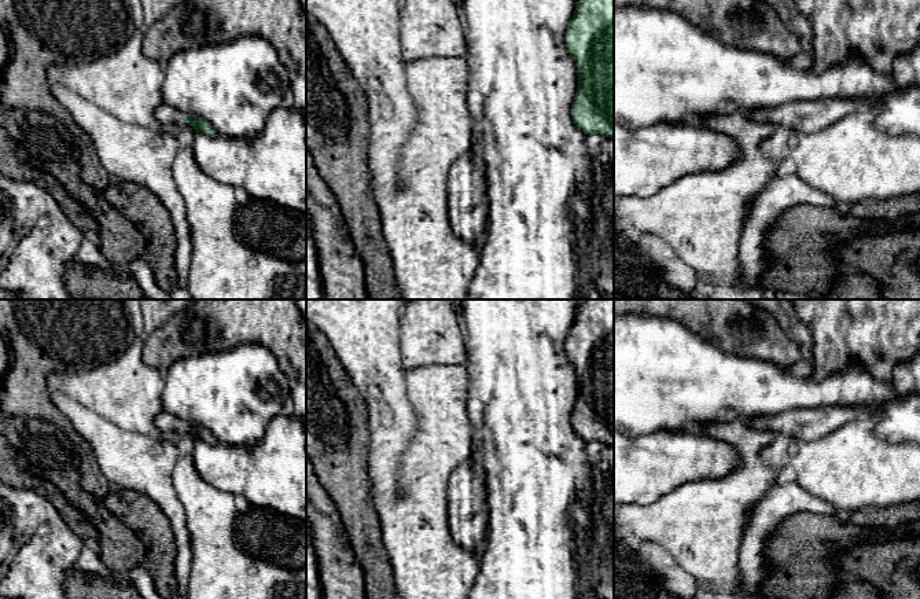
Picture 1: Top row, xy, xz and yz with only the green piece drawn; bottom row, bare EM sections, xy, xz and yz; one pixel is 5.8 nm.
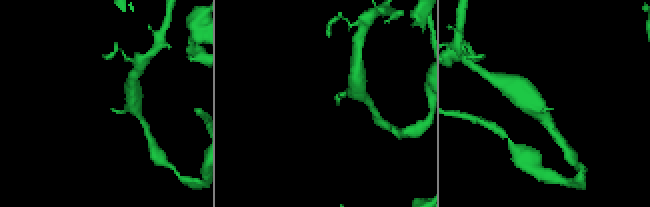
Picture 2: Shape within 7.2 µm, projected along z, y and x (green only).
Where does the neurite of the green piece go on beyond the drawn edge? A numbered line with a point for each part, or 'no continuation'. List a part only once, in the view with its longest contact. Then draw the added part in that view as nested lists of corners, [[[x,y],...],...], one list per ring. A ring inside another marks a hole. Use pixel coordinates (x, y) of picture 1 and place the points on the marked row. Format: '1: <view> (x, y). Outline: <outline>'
1: xy (165, 114). Outline: [[[162,102],[155,109],[155,120],[162,126],[169,126],[169,125],[180,125],[181,126],[185,124],[185,114]]]

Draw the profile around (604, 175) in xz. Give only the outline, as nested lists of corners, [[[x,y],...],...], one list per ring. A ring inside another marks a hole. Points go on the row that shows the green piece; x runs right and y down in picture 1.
[[[592,157],[593,169],[597,174],[597,192],[608,220],[608,234],[614,250],[614,172],[608,168],[611,161],[601,157]]]

